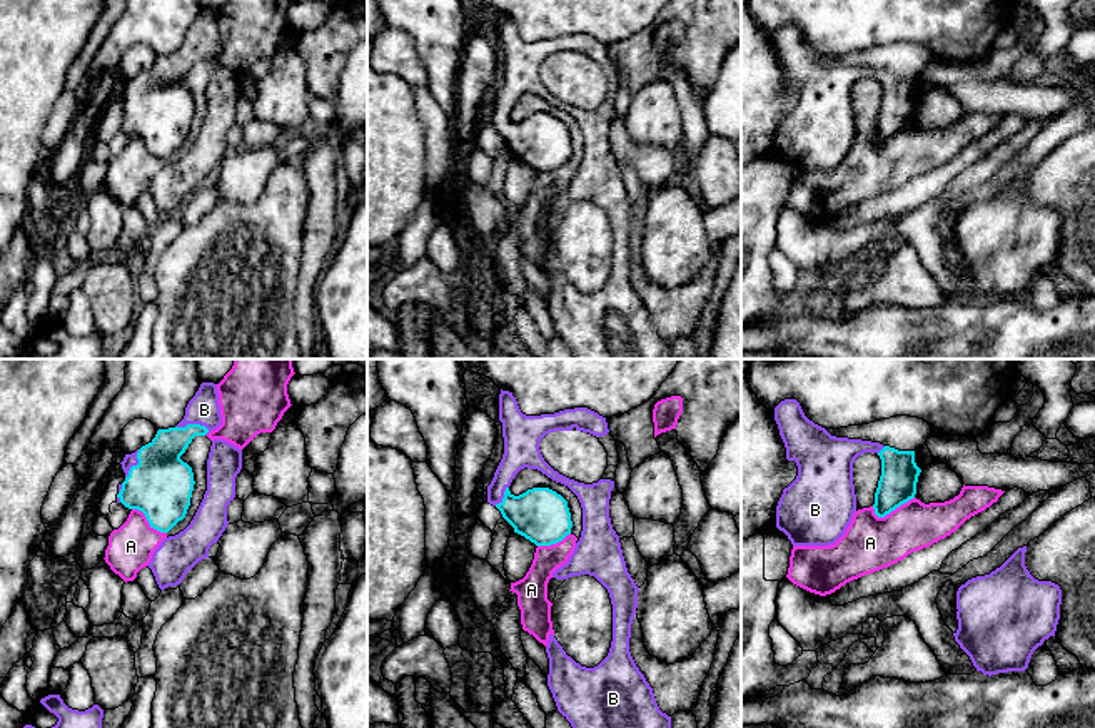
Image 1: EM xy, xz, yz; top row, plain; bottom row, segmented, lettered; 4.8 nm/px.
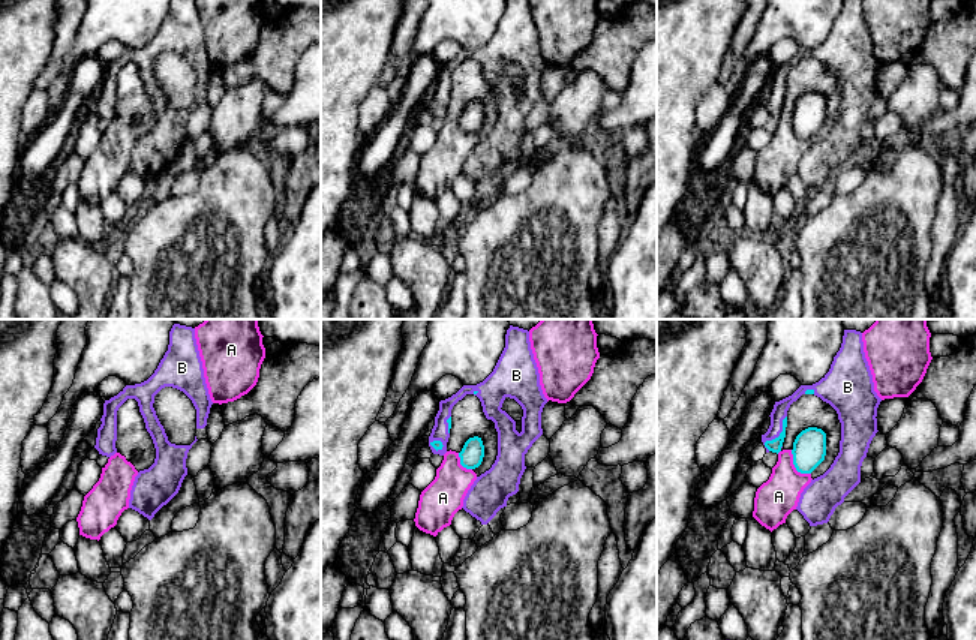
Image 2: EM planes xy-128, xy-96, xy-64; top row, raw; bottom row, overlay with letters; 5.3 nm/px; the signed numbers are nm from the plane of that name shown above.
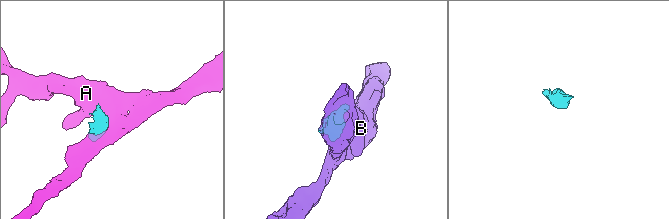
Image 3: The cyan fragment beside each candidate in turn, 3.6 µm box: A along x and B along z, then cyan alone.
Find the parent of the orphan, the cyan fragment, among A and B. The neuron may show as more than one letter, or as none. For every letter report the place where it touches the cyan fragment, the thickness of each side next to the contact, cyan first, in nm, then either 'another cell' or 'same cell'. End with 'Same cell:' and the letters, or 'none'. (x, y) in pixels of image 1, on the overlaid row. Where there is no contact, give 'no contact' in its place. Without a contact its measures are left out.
A: yz (893, 510) | 180/260 nm | another cell
B: xy (192, 424) | 200/150 nm | same cell
Same cell: B

